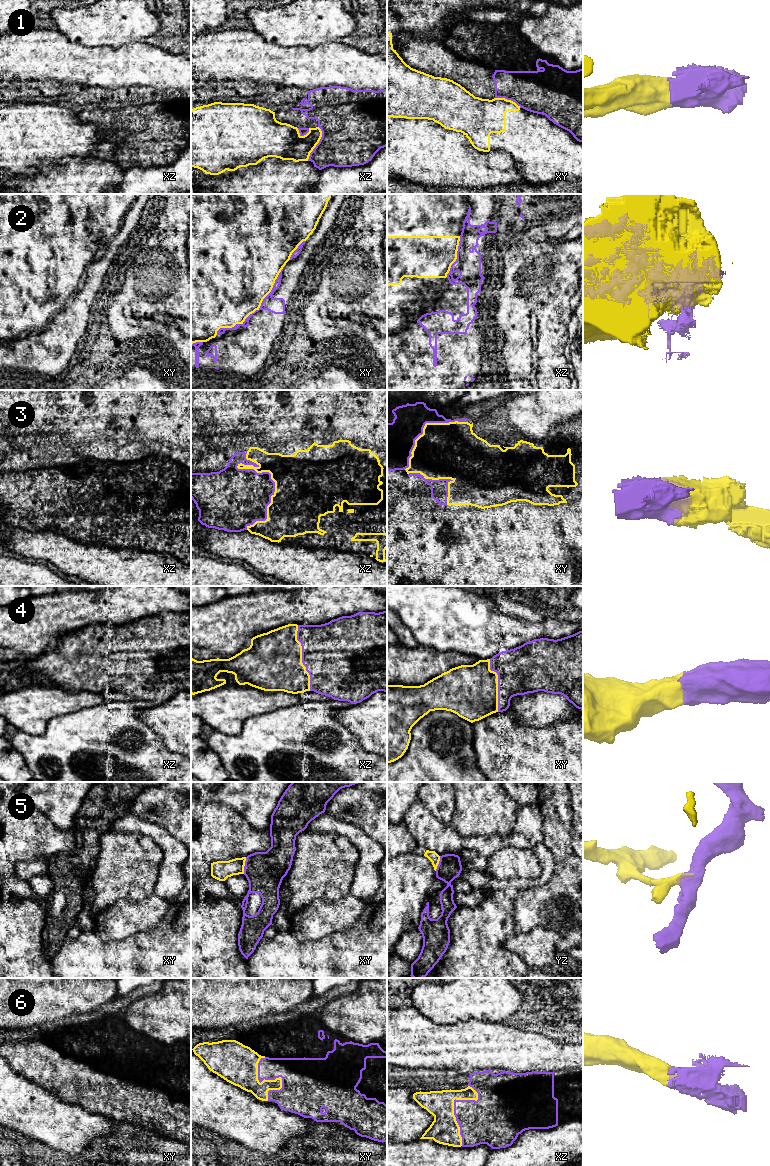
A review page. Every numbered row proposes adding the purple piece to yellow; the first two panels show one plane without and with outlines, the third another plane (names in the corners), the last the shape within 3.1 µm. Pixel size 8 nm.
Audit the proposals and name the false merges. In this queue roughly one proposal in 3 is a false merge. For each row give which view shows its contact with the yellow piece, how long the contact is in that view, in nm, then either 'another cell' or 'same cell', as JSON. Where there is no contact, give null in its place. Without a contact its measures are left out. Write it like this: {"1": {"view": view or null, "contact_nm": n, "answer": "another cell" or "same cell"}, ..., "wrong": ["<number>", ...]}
{"1": {"view": "xz", "contact_nm": 300, "answer": "another cell"}, "2": {"view": "xy", "contact_nm": 800, "answer": "same cell"}, "3": {"view": "xz", "contact_nm": 600, "answer": "same cell"}, "4": {"view": "xz", "contact_nm": 550, "answer": "same cell"}, "5": {"view": "xy", "contact_nm": 140, "answer": "another cell"}, "6": {"view": "xz", "contact_nm": 500, "answer": "same cell"}, "wrong": ["1", "5"]}

